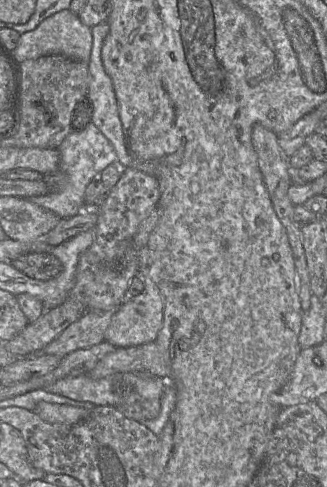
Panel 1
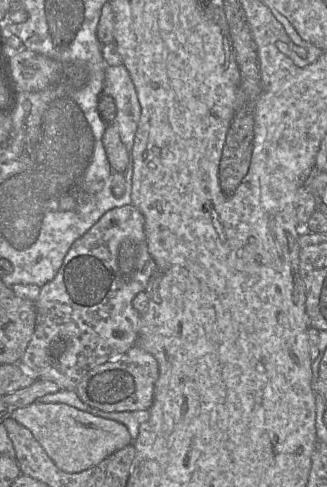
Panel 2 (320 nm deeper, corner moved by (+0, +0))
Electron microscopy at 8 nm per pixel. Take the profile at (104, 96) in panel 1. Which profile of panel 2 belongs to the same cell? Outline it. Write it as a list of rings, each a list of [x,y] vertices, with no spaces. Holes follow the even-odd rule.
[[[124,65],[106,68],[102,93],[110,95],[115,101],[117,112],[113,123],[118,127],[121,141],[130,158],[140,120],[141,106],[135,86]]]

